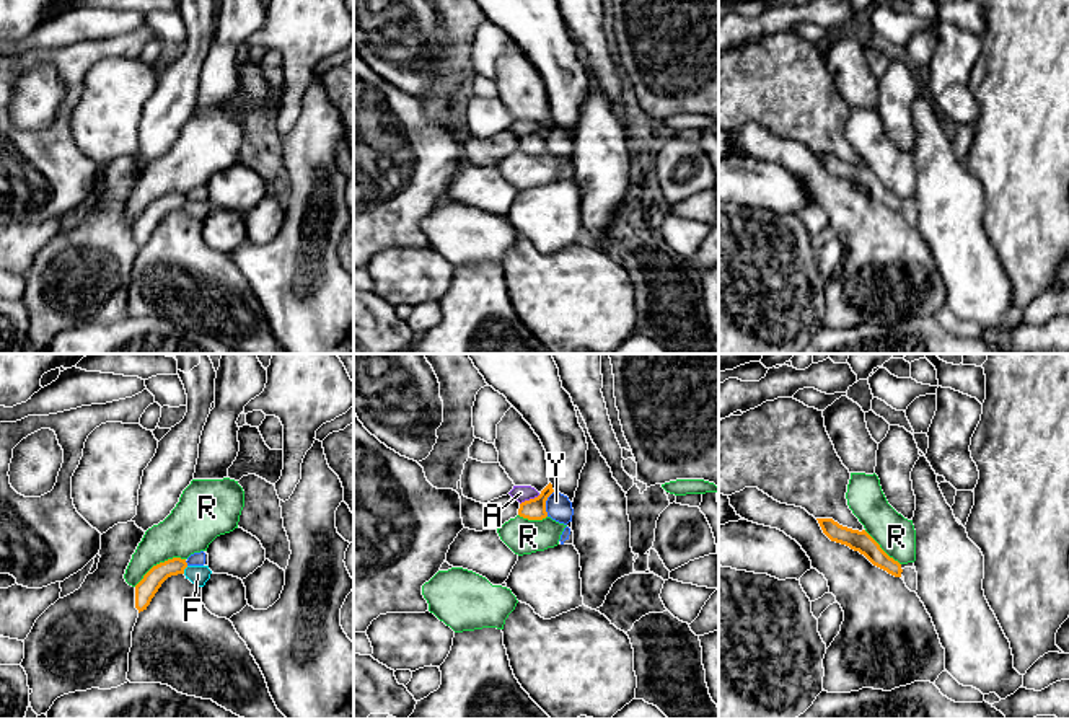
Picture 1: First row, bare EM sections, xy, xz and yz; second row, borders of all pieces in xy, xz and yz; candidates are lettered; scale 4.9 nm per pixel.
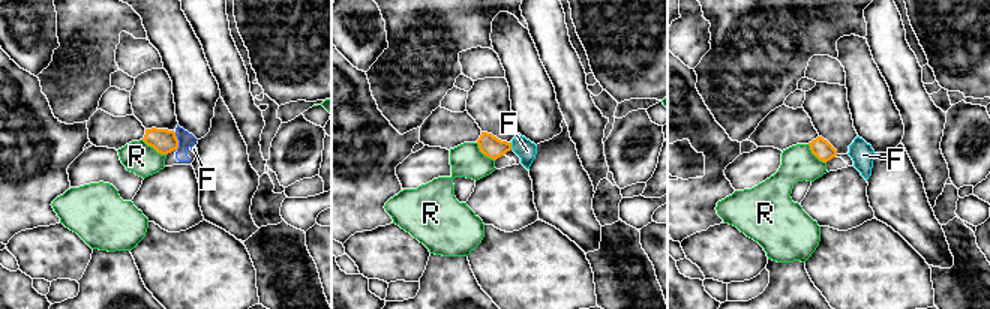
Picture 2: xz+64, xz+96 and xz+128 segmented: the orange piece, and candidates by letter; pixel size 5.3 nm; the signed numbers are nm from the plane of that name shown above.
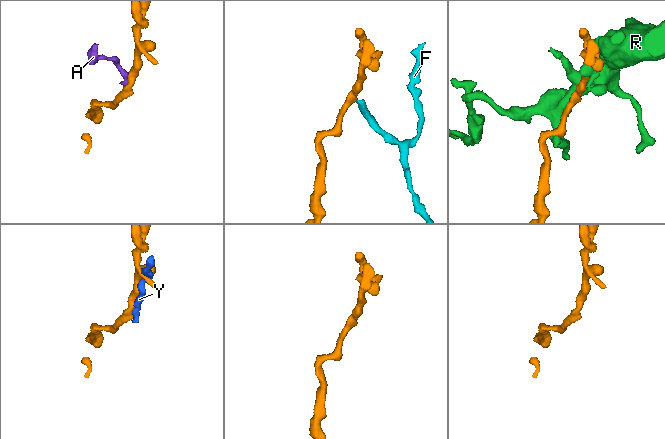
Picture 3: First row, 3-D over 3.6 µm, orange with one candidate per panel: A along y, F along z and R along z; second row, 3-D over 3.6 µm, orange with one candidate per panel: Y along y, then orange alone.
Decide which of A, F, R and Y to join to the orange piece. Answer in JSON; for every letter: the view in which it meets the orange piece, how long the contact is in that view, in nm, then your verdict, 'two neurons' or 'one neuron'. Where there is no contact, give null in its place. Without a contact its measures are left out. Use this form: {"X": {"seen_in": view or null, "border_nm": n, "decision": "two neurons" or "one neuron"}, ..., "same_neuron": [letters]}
{"A": {"seen_in": "xz", "border_nm": 120, "decision": "two neurons"}, "F": {"seen_in": "xy", "border_nm": 50, "decision": "two neurons"}, "R": {"seen_in": "xy", "border_nm": 300, "decision": "two neurons"}, "Y": {"seen_in": "xz", "border_nm": 130, "decision": "two neurons"}, "same_neuron": []}

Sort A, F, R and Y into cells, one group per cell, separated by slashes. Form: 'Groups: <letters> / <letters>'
Groups: A F / R / Y

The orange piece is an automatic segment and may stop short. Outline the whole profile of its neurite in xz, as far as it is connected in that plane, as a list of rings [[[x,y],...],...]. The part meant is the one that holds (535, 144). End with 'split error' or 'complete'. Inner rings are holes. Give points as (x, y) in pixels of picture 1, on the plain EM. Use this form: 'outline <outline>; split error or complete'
outline [[[549,117],[538,132],[525,135],[520,139],[518,150],[528,155],[543,155],[548,152],[546,135],[554,127]]]; complete

